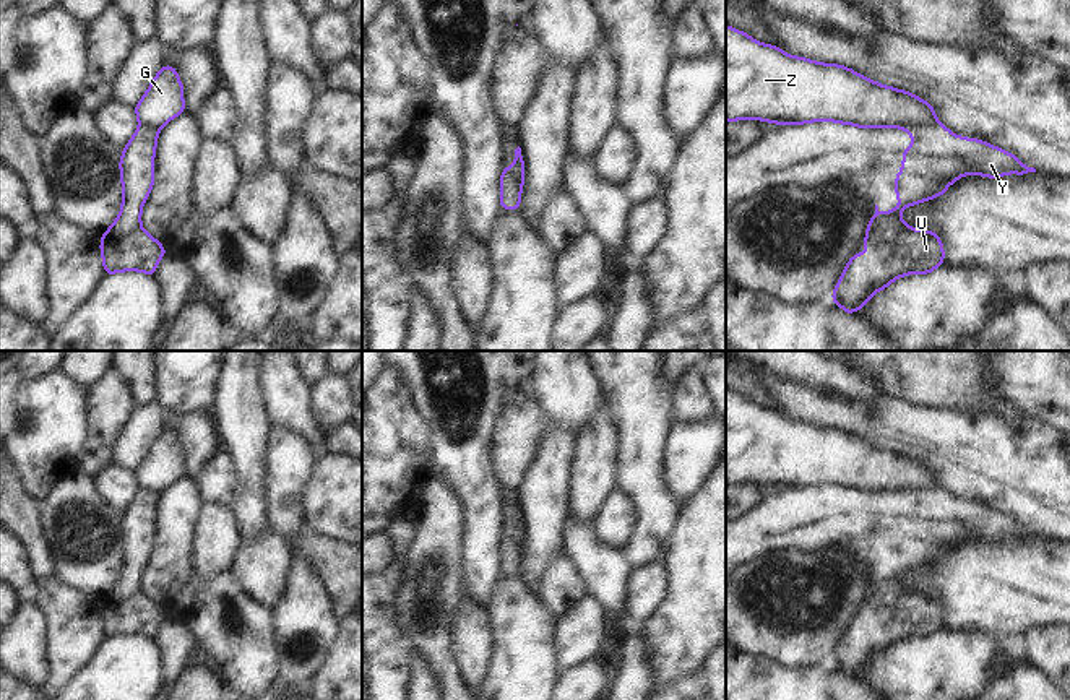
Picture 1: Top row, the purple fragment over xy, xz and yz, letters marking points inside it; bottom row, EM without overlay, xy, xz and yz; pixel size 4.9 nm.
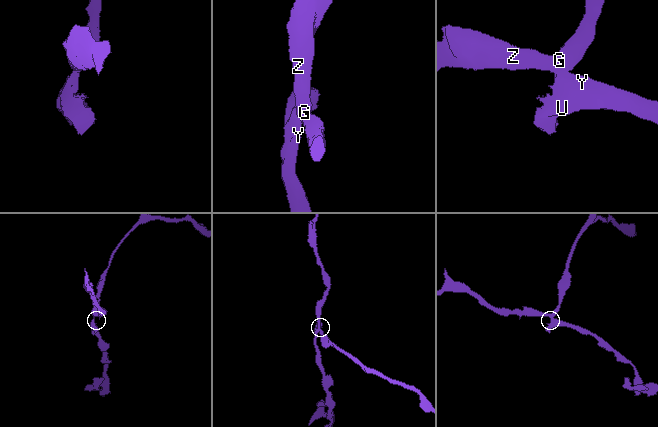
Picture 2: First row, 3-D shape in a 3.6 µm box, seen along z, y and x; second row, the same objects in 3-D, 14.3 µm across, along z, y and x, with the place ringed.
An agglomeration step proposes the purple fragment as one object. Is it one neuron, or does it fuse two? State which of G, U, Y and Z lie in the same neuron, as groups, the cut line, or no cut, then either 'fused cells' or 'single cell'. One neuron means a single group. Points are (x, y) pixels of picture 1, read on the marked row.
G Z / U Y; cut in yz along (937, 120), (906, 129); fused cells

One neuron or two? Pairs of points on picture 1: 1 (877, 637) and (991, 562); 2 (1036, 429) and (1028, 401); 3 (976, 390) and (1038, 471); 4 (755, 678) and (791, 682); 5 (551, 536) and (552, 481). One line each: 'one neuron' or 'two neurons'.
1: two neurons
2: two neurons
3: two neurons
4: one neuron
5: one neuron

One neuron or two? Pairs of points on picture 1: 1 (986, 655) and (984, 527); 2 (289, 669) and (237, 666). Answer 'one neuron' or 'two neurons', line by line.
1: two neurons
2: two neurons

